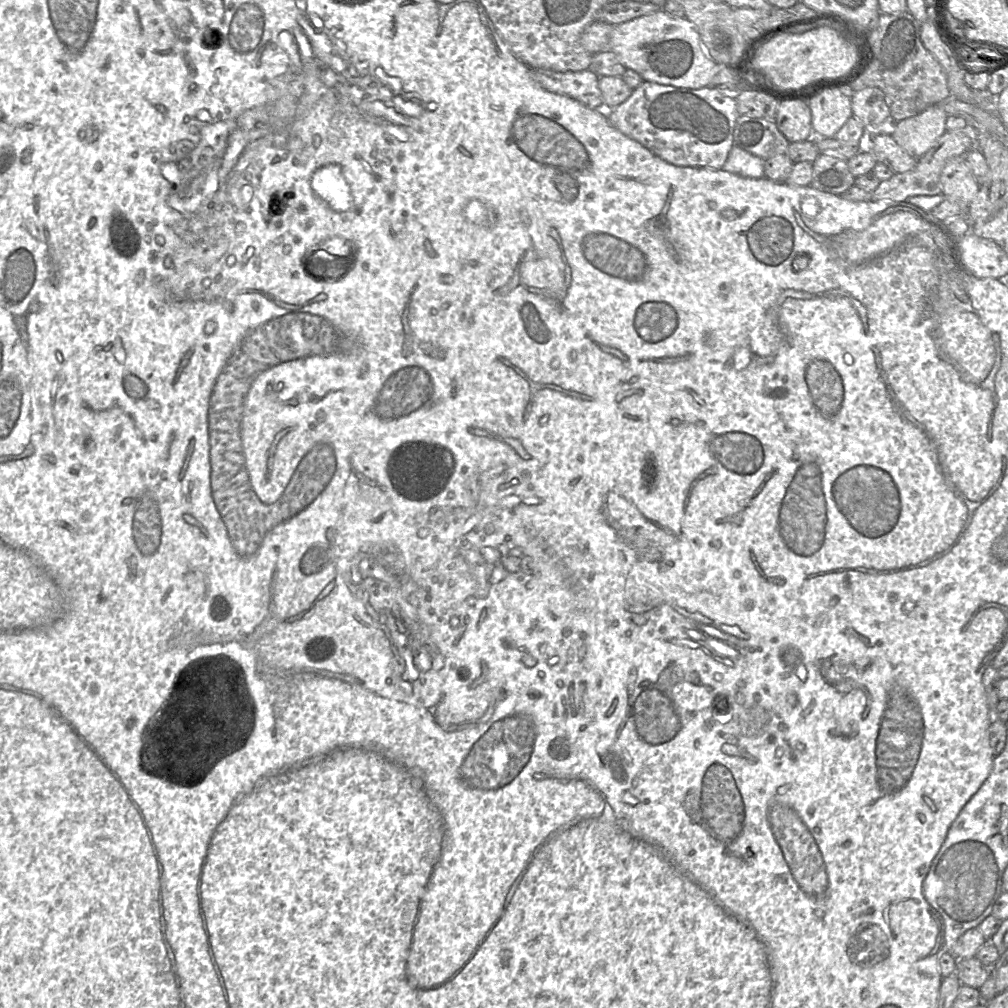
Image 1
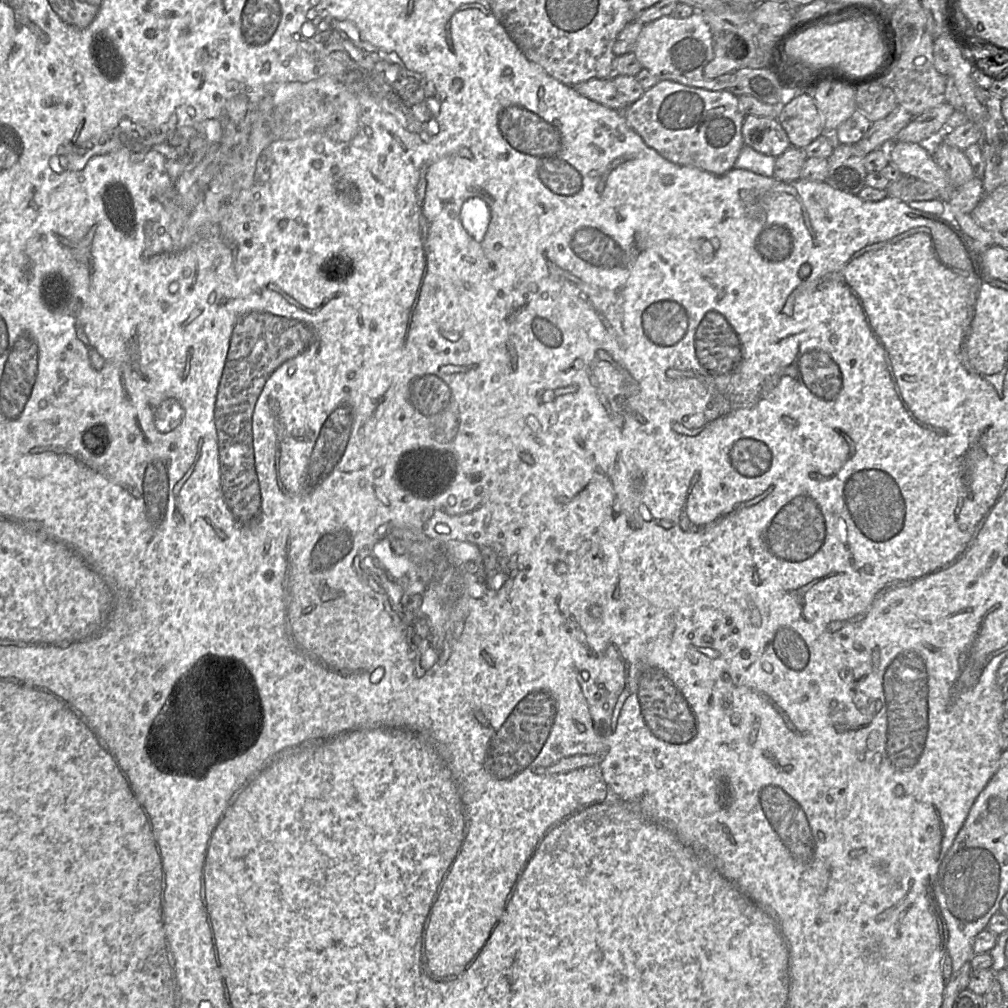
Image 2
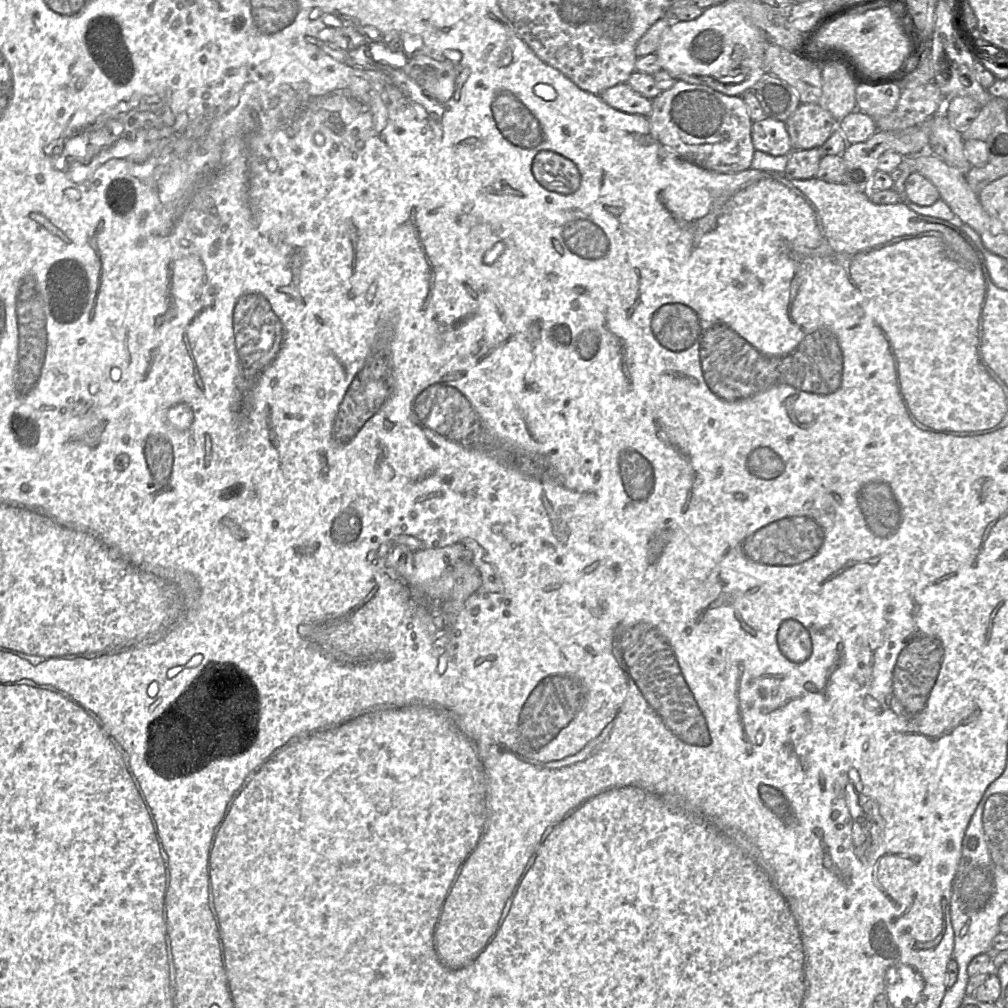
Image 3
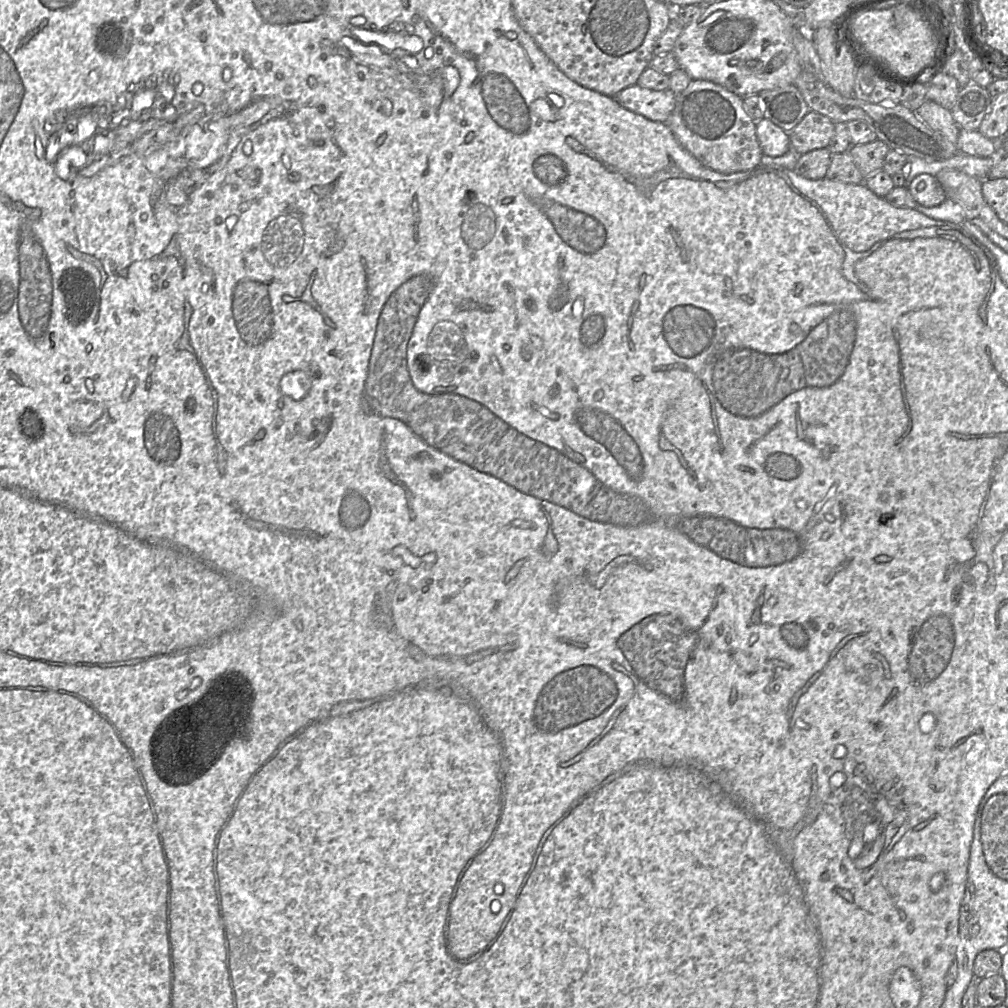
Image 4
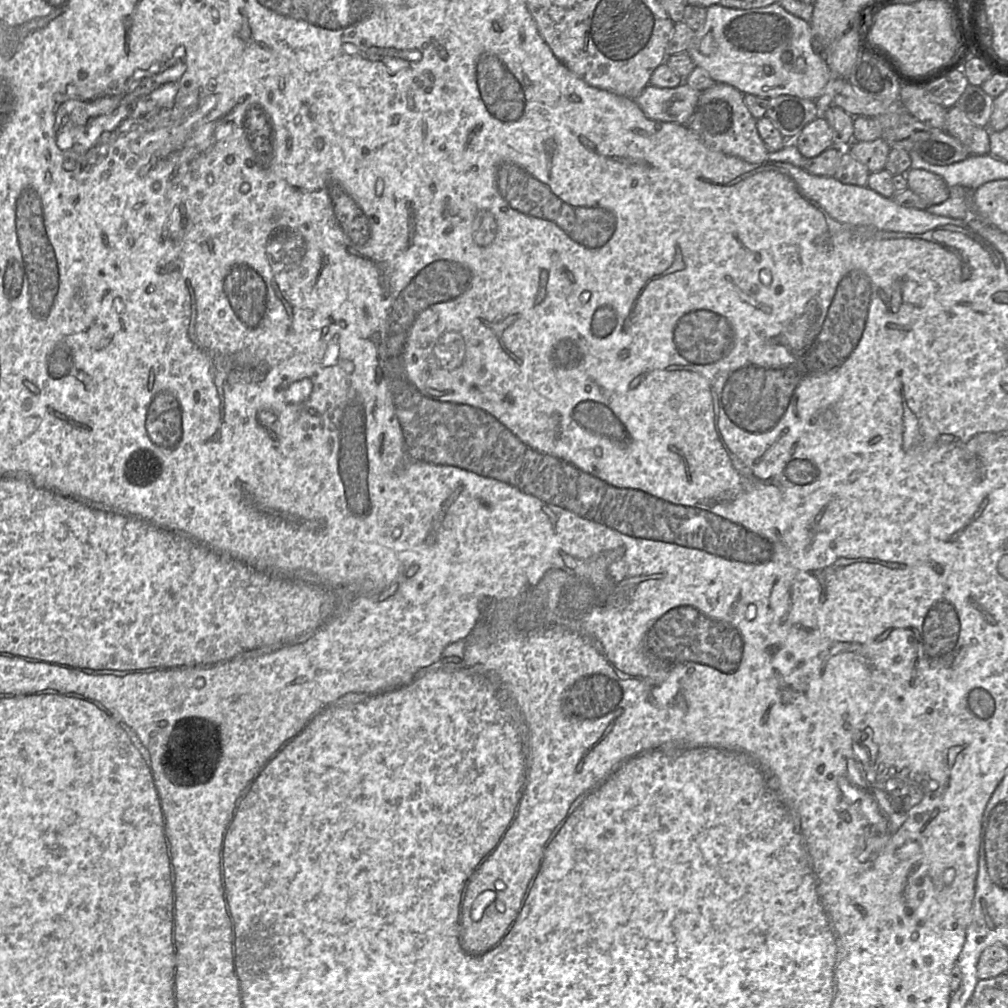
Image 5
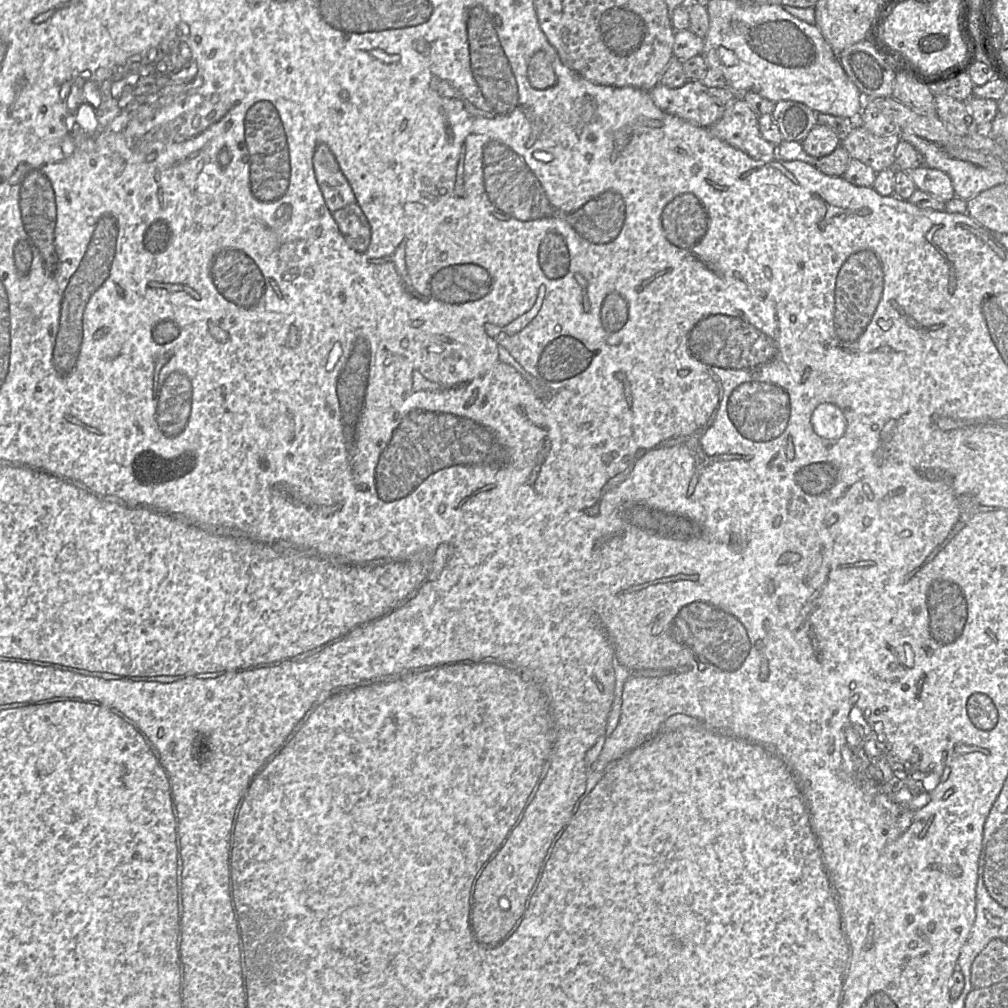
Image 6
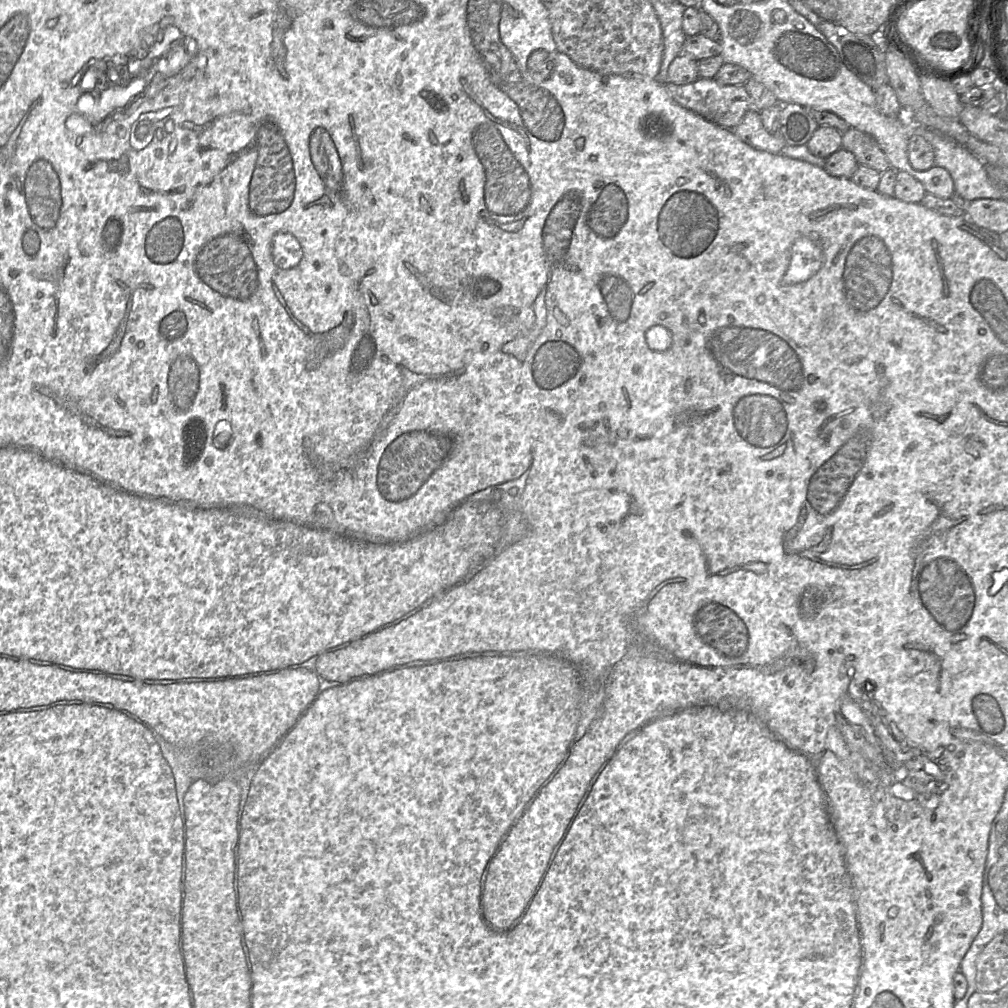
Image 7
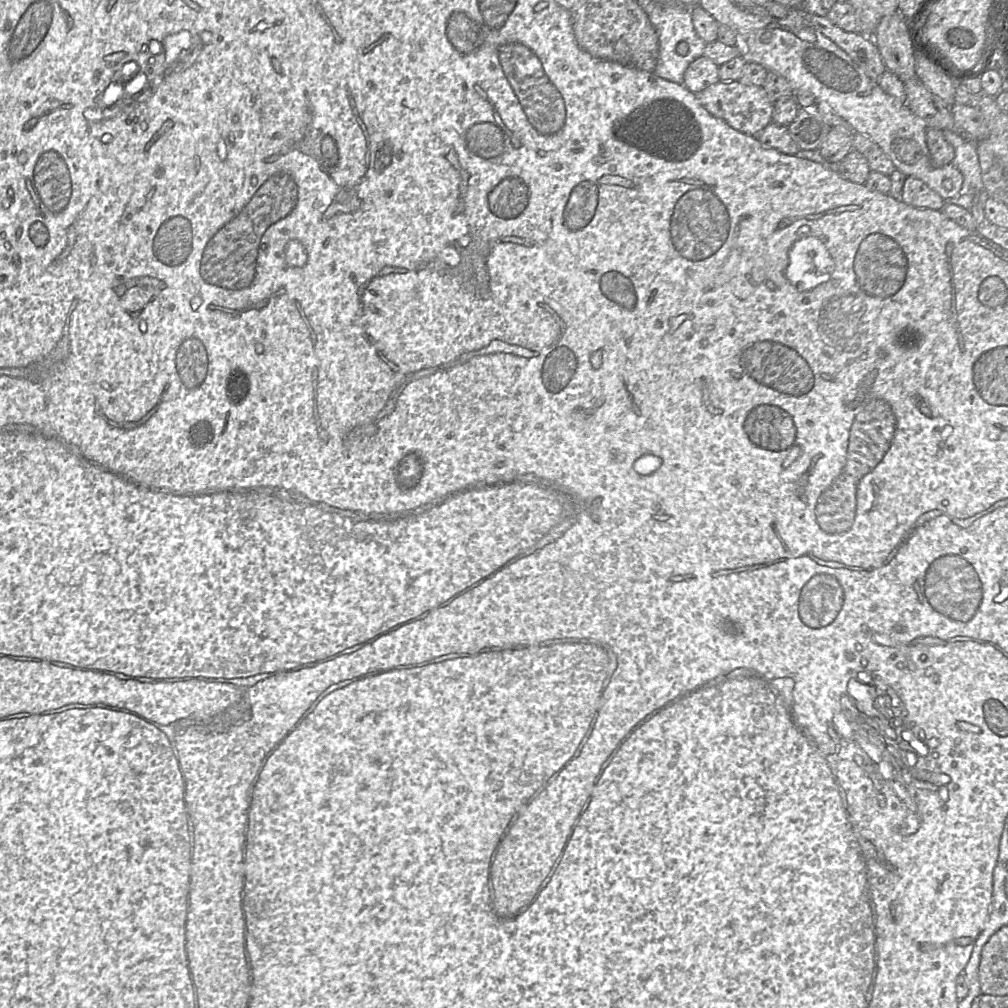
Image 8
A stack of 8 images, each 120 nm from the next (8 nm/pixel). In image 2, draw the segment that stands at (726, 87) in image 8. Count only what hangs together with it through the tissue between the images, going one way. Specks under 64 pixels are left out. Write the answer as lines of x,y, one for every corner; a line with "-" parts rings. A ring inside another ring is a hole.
592,78
572,87
580,95
607,108
624,111
629,106
625,97
617,91
611,79

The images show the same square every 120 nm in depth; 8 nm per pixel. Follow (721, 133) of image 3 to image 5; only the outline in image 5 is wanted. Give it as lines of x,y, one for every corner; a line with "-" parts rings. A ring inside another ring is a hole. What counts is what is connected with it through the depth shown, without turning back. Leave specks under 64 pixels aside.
715,82
700,92
696,108
685,126
712,150
737,156
749,163
768,161
769,150
757,130
757,120
745,104
744,94
728,84

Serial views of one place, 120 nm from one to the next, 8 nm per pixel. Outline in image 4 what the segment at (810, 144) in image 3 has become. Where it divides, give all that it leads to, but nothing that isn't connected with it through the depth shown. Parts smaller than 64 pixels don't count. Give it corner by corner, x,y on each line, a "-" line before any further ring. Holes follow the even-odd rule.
810,110
790,131
790,146
798,155
825,148
834,135
835,122
828,116

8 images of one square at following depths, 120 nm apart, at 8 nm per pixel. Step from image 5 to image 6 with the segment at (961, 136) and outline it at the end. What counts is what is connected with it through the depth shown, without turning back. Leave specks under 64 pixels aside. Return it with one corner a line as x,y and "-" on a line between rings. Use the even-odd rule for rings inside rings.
935,94
934,101
936,115
951,132
969,135
982,130
974,121
967,101
960,101
945,94

